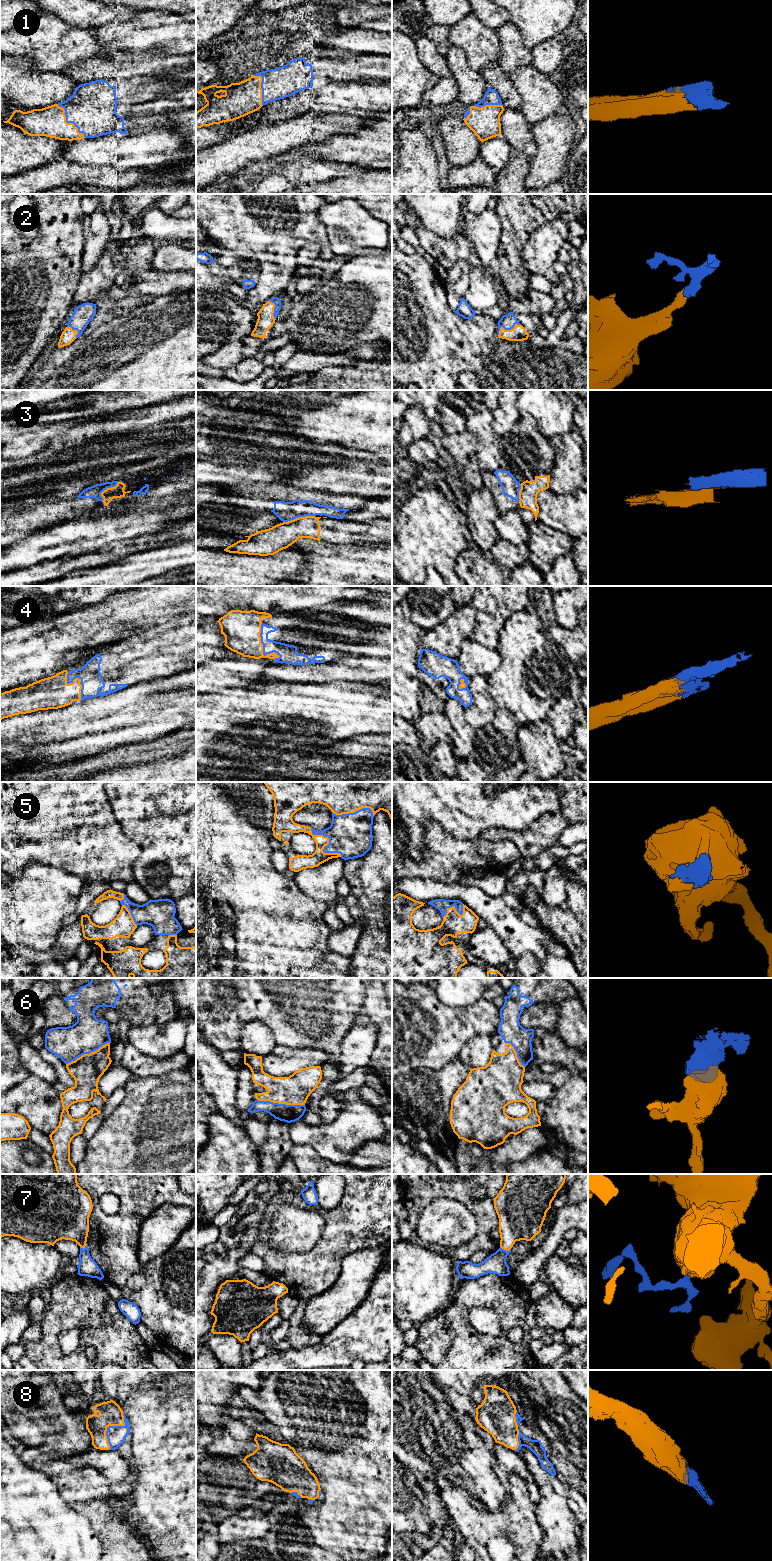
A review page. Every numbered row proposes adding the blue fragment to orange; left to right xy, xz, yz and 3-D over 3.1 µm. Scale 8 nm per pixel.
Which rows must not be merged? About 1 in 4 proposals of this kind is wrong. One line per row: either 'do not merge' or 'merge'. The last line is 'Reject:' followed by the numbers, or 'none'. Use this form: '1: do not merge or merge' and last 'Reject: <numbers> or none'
1: merge
2: merge
3: do not merge
4: merge
5: merge
6: merge
7: merge
8: merge
Reject: 3

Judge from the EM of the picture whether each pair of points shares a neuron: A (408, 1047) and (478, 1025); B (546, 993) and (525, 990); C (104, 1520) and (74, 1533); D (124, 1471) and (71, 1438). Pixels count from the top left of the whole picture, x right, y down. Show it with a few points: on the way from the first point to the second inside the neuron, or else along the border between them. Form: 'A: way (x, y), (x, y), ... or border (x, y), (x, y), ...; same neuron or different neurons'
A: way (425, 1050), (435, 1050), (461, 1025); same neuron
B: way (541, 990), (530, 990); same neuron
C: border (73, 1509), (88, 1520), (95, 1534), (102, 1541); different neurons
D: border (93, 1447), (71, 1454), (67, 1458); different neurons

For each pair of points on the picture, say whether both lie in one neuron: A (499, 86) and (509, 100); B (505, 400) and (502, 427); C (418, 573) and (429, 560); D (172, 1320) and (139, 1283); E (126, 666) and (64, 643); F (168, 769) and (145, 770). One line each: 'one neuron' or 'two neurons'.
A: one neuron
B: one neuron
C: one neuron
D: one neuron
E: two neurons
F: one neuron

